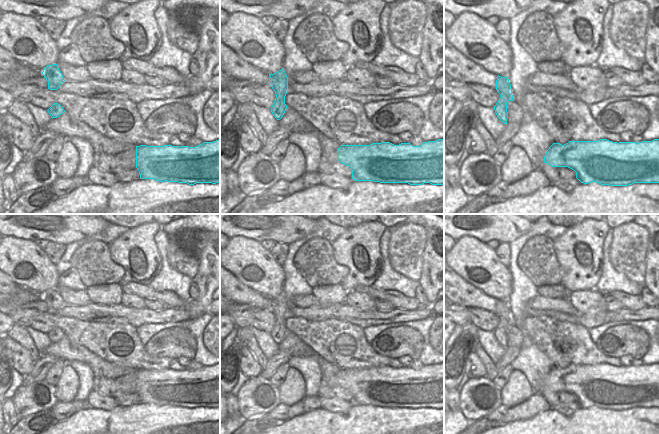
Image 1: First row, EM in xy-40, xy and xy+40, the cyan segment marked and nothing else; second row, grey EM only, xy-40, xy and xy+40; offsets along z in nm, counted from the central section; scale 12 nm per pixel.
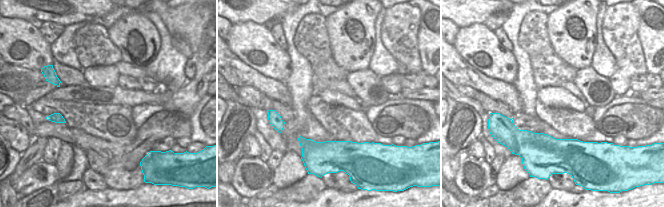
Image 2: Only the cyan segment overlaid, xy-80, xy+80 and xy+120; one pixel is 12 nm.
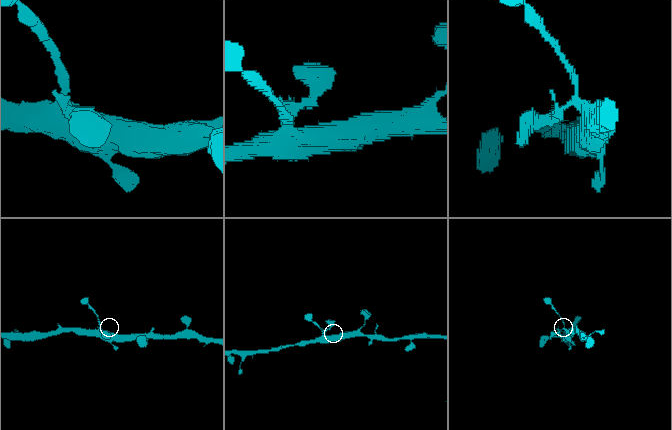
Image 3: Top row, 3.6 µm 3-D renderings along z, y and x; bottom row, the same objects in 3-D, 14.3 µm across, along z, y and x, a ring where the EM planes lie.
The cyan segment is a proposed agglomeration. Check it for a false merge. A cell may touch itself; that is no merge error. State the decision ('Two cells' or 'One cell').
One cell

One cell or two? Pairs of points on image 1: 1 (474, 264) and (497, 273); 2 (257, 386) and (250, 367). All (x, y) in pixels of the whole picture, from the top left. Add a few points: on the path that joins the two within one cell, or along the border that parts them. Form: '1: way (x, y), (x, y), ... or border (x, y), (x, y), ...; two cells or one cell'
1: way (480, 265), (491, 273); one cell
2: border (259, 375), (249, 378); two cells

